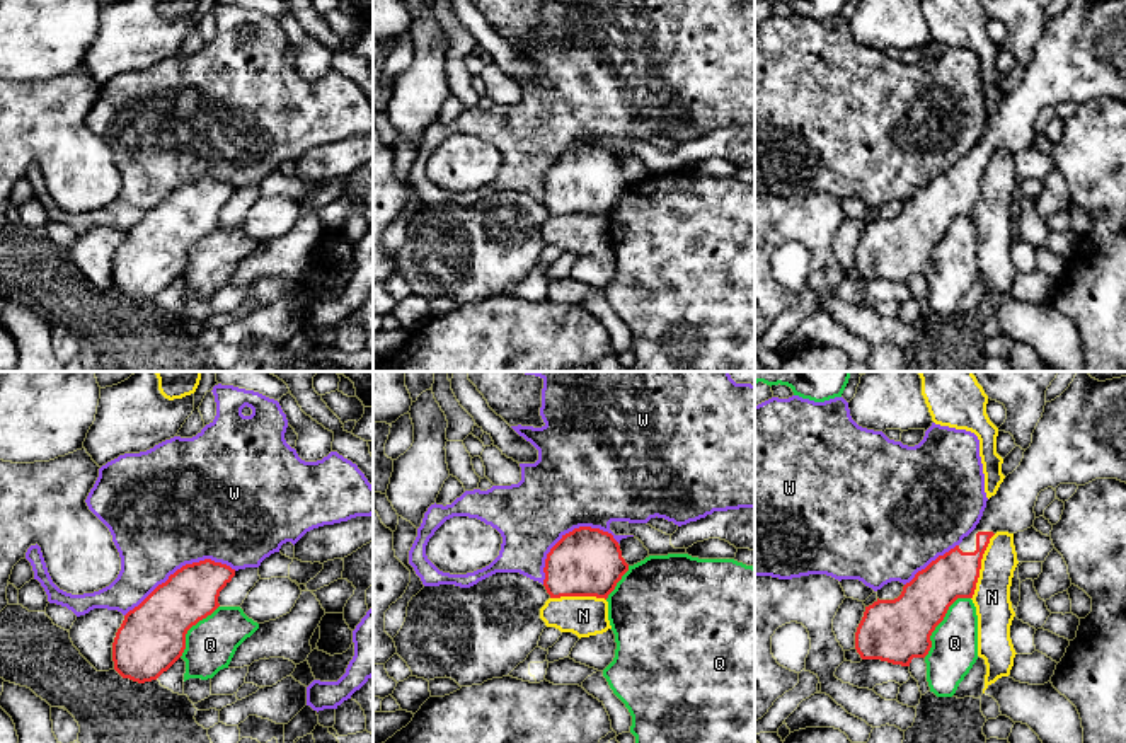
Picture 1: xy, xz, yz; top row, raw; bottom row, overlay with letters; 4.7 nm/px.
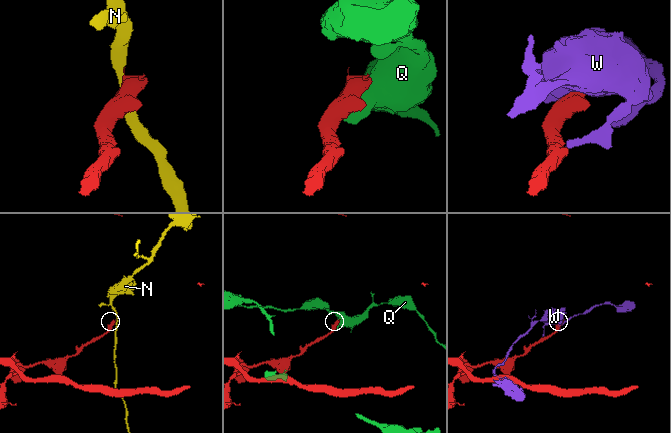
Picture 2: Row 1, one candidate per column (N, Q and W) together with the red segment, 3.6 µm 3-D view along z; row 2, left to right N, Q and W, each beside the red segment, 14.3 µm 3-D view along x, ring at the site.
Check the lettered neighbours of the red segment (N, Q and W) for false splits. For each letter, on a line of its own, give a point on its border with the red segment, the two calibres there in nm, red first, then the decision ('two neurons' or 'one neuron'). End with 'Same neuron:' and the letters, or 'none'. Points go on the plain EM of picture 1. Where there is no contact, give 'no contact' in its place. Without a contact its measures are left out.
N: yz (980, 184) | 220/180 nm | two neurons
Q: yz (941, 239) | 300/220 nm | two neurons
W: xy (181, 186) | 260/480 nm | two neurons
Same neuron: none

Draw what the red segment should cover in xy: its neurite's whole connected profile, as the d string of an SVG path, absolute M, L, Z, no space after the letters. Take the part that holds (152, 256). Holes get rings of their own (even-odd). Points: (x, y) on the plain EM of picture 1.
M211 177L186 182L170 193L124 233L112 261L114 288L138 302L157 298L182 274L187 249L220 225L220 210L233 194L235 187Z

